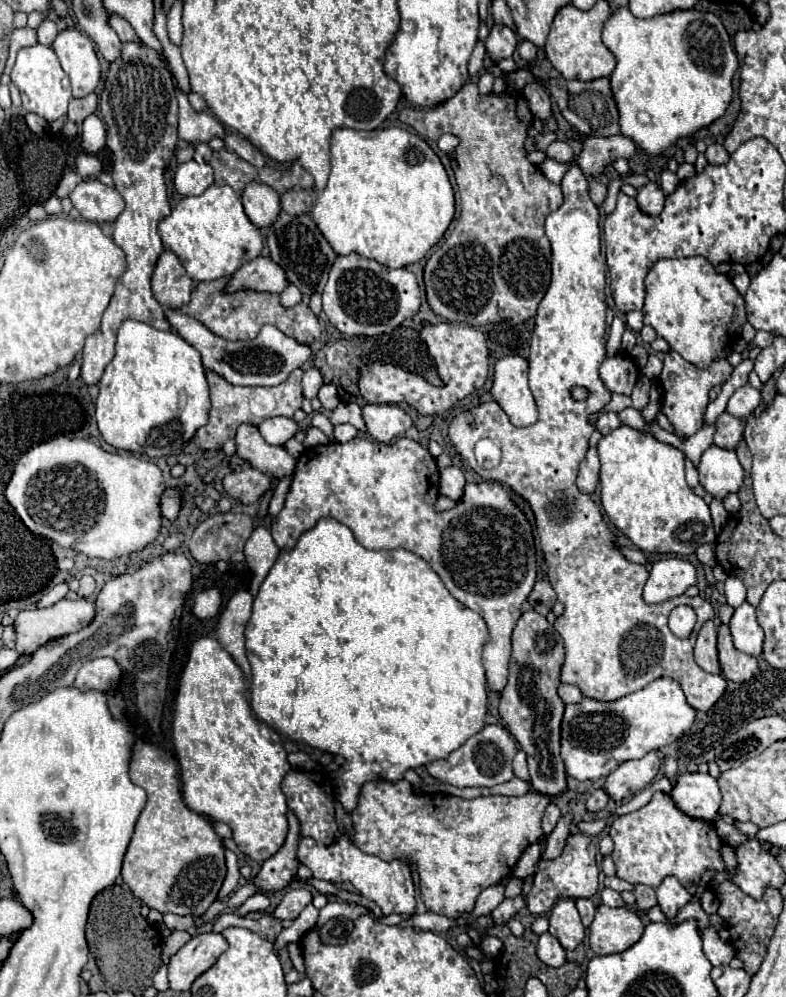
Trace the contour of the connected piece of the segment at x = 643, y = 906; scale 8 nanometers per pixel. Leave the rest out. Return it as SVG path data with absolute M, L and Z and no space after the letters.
M635 885L635 897L637 897L637 909L639 911L649 911L653 905L657 905L655 889L647 885Z

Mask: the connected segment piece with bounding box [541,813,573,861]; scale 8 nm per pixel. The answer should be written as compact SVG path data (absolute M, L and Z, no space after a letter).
M565 813L561 819L559 819L559 823L557 823L557 827L555 827L555 831L547 837L547 847L545 847L545 851L543 851L543 859L555 859L555 857L559 857L561 855L561 851L565 849L565 843L567 843L567 837L571 835L571 823L573 823L573 813Z

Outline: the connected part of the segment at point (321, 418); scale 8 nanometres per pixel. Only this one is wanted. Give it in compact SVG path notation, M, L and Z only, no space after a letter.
M313 413L309 427L317 427L317 429L321 429L321 431L333 441L333 425L331 425L331 421L327 419L327 415L323 415L323 413Z

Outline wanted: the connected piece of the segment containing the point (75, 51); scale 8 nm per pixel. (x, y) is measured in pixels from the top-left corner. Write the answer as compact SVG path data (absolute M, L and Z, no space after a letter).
M65 29L53 41L63 71L71 79L73 97L85 97L99 85L101 67L91 39L79 29Z

